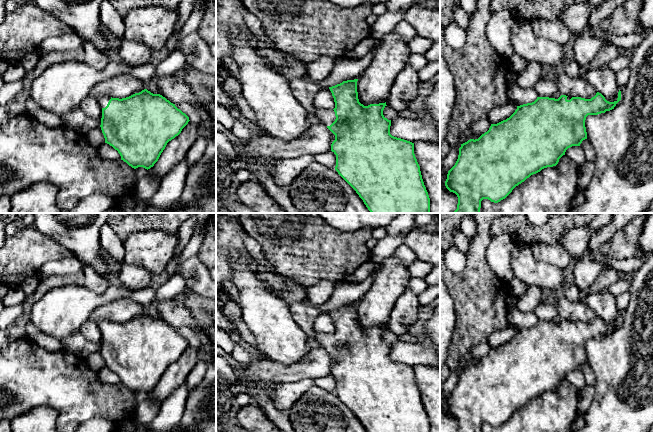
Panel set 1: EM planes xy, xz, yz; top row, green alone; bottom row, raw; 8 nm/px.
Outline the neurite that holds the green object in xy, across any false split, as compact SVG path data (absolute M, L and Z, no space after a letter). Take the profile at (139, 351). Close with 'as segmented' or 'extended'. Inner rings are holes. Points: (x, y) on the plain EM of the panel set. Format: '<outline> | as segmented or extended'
M147 313L122 323L104 319L98 327L102 332L100 351L105 367L117 374L121 384L134 393L143 391L148 394L153 391L167 367L178 360L190 345L175 328Z | extended

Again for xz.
M347 304L329 311L335 326L334 333L313 332L319 343L335 359L331 368L331 375L336 379L335 394L356 415L367 432L430 432L430 422L414 378L414 367L390 358L391 344L383 339L386 326L368 330L359 326L357 305Z | extended

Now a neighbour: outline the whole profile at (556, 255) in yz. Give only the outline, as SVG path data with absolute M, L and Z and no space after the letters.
M536 242L531 245L531 249L536 261L556 266L559 269L565 269L572 260L561 245Z

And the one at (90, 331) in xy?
M88 320L85 322L80 328L80 333L90 342L102 342L102 332L100 331L98 324L93 321Z

